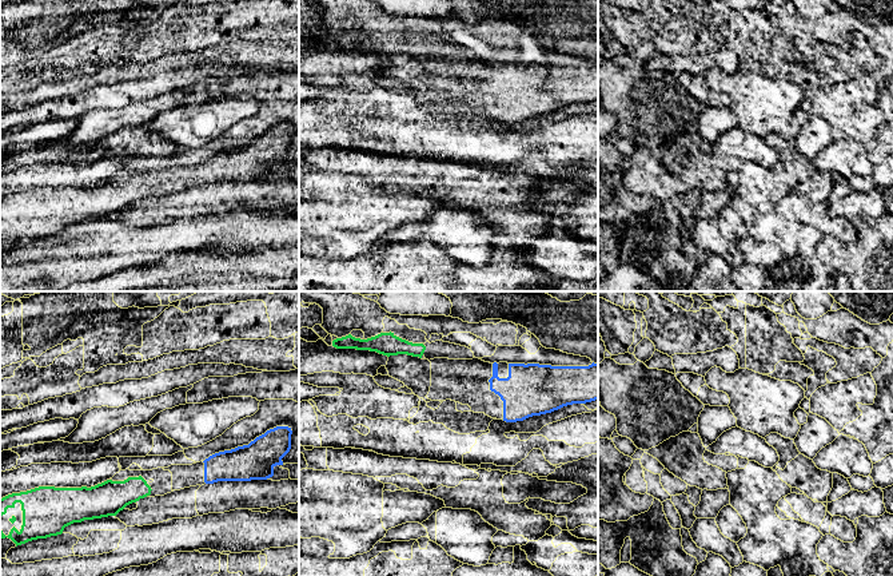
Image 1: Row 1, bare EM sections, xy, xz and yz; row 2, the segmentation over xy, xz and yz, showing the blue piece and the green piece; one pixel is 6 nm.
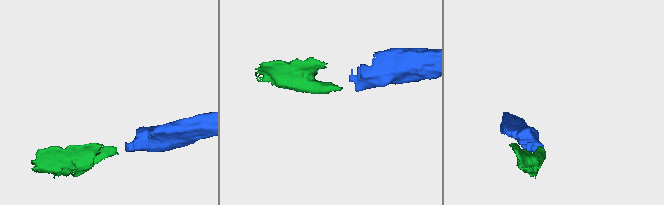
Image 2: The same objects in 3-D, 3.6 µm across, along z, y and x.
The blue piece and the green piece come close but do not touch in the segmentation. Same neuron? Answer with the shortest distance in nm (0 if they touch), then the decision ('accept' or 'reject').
320 nm apart; accept

